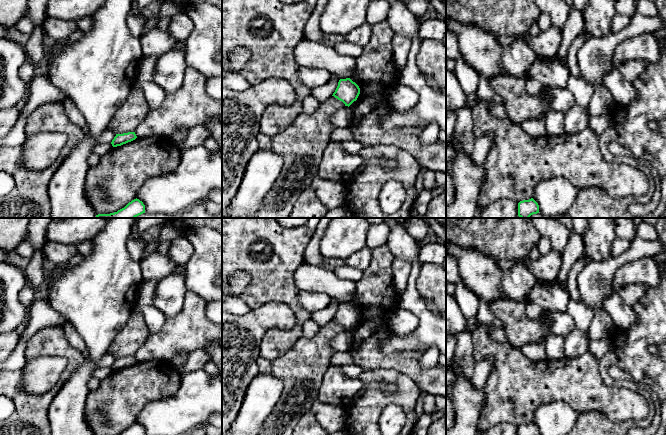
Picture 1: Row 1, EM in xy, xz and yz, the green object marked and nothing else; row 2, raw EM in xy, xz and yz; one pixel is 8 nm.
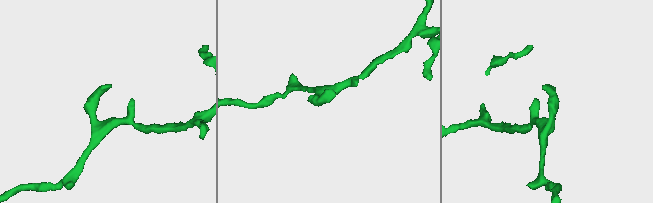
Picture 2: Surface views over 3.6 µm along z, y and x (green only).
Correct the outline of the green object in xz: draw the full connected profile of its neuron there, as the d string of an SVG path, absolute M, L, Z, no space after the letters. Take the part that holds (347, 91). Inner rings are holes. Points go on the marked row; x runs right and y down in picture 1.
M350 78L340 79L338 86L332 96L342 101L345 106L350 106L357 100L360 94L359 86Z

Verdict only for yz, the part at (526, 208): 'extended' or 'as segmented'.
as segmented

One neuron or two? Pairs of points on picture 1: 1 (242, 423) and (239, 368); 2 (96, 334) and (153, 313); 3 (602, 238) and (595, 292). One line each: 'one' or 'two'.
1: two
2: two
3: two

